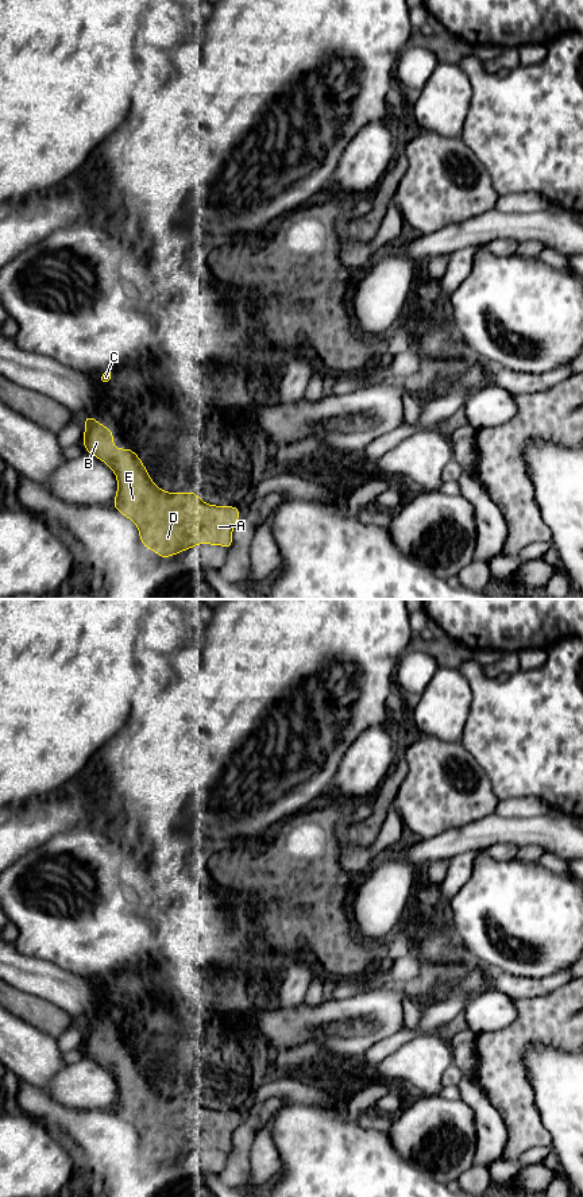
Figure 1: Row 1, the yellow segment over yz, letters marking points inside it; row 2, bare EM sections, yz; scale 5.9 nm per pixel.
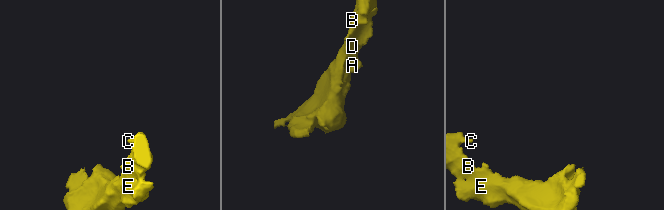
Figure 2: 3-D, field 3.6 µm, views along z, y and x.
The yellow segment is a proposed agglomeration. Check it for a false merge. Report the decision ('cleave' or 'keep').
keep

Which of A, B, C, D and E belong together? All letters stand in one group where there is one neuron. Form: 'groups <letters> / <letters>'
groups A B C D E

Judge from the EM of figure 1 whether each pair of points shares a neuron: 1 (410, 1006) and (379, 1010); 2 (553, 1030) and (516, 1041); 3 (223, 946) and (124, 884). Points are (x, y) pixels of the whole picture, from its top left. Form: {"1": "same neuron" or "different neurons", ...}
{"1": "different neurons", "2": "same neuron", "3": "same neuron"}

